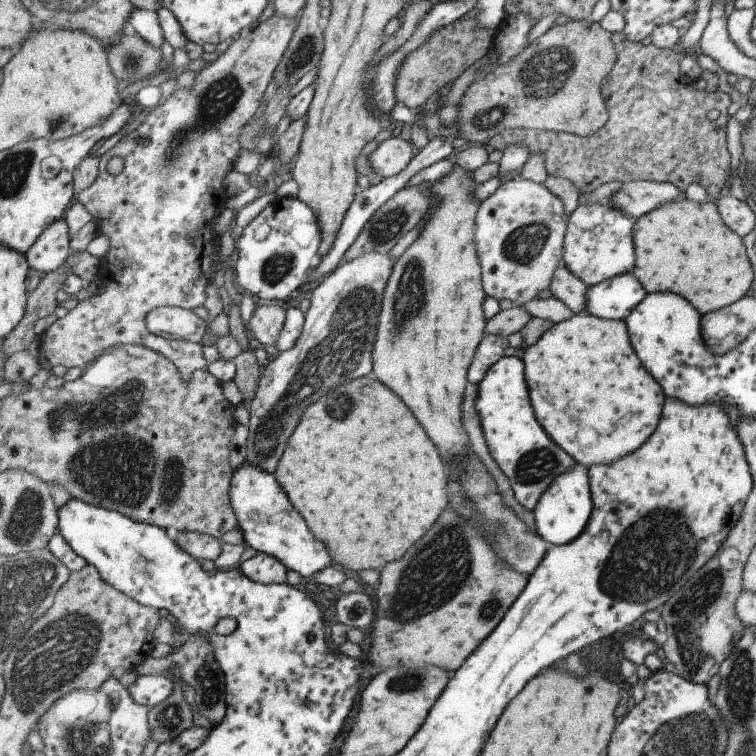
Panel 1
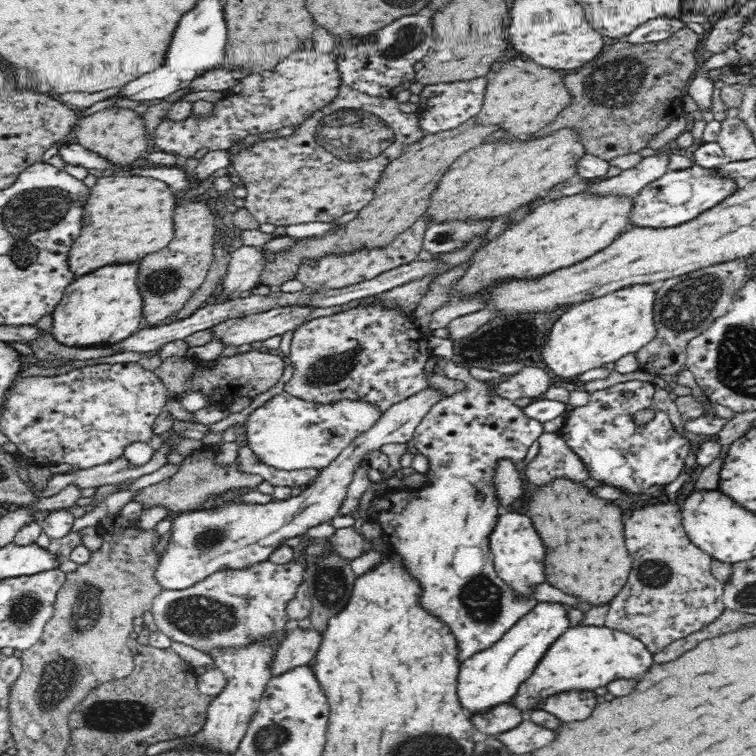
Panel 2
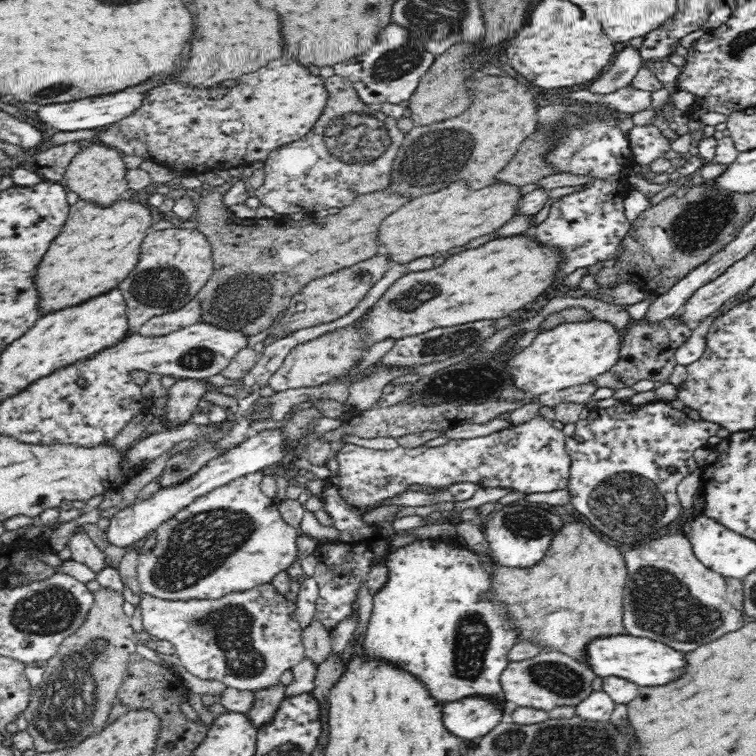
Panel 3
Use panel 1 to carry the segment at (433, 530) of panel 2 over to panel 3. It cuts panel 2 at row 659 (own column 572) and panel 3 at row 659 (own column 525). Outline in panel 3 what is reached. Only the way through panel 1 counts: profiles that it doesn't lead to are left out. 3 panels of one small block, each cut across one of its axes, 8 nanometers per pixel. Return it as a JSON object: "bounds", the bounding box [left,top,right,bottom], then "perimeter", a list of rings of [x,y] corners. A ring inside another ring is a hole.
{"bounds":[359,538,516,719],"perimeter":[[[439,538],[415,540],[397,548],[384,564],[389,568],[388,582],[373,594],[373,607],[366,638],[359,648],[365,660],[379,660],[398,668],[428,688],[430,696],[442,704],[458,702],[466,698],[492,700],[502,707],[509,719],[515,706],[506,701],[500,684],[501,673],[509,664],[508,650],[516,644],[516,634],[504,615],[504,607],[482,598],[482,592],[490,588],[490,575],[484,571],[479,555],[469,548],[454,544],[441,544]]]}

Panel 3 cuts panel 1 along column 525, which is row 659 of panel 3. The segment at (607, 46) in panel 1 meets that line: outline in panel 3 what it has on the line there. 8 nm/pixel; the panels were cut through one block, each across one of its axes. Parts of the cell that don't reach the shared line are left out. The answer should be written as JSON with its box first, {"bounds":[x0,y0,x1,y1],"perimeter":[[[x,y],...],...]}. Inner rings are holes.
{"bounds":[23,586,136,753],"perimeter":[[[101,586],[100,589],[93,590],[92,595],[95,601],[88,620],[72,636],[63,640],[58,656],[54,656],[54,660],[48,660],[43,681],[38,689],[32,692],[29,706],[23,712],[28,722],[27,731],[34,739],[33,746],[37,753],[49,753],[76,746],[107,726],[106,720],[112,710],[112,703],[124,682],[130,656],[136,650],[136,632],[131,627],[131,618],[124,613],[125,599],[122,593]]]}

